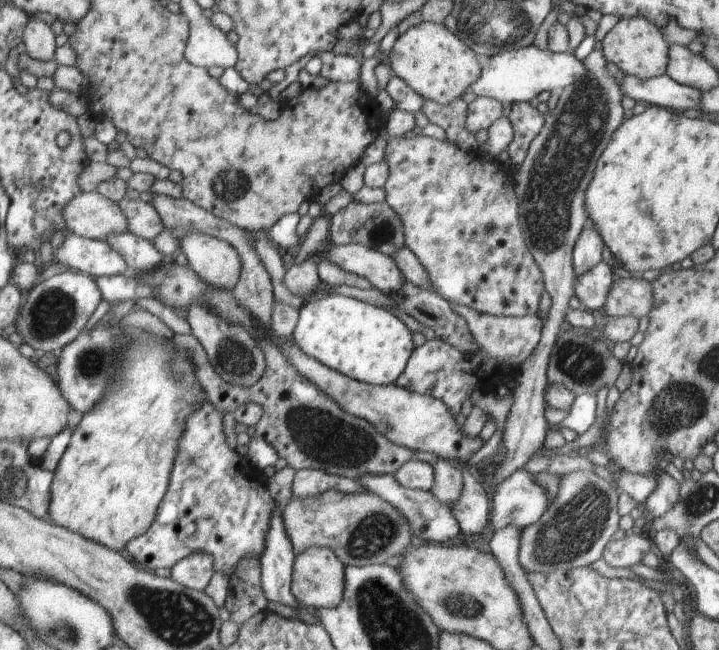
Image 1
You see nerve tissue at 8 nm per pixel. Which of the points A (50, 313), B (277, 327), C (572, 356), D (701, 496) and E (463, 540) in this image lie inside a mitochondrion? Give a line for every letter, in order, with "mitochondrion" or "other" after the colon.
A: mitochondrion
B: other
C: mitochondrion
D: mitochondrion
E: other

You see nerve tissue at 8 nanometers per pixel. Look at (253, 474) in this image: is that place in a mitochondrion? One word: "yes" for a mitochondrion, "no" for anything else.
no

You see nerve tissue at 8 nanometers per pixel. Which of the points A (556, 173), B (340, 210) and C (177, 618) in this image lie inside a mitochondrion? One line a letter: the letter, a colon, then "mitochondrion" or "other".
A: mitochondrion
B: other
C: mitochondrion

